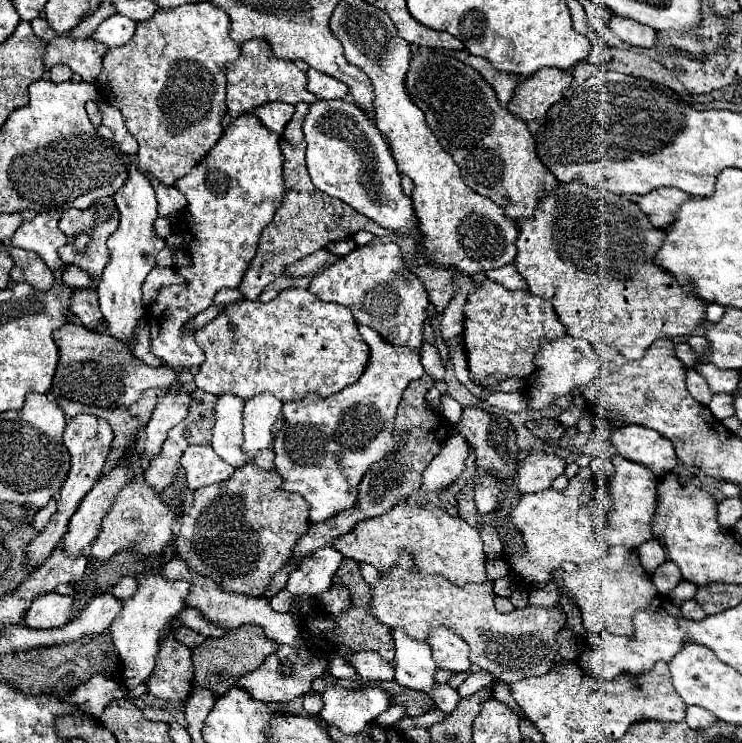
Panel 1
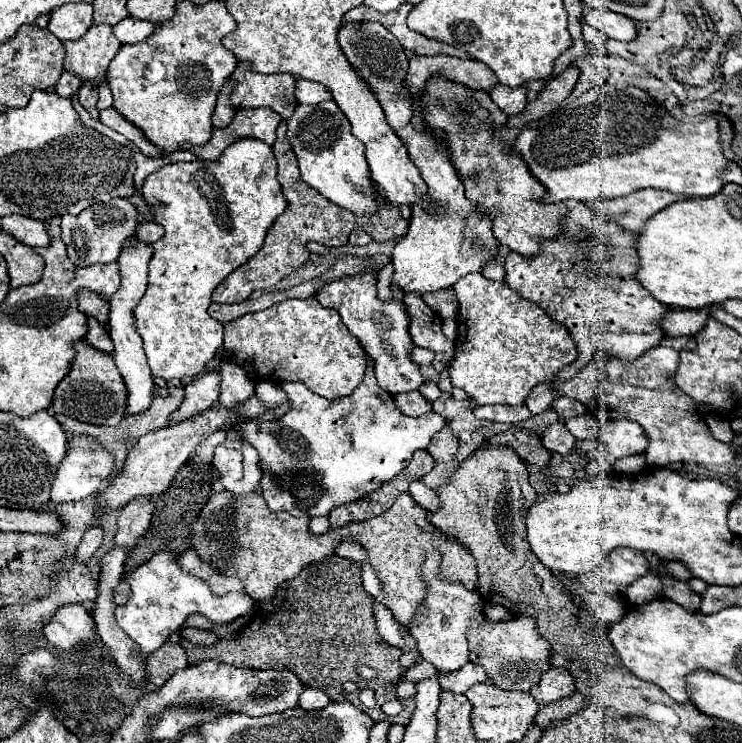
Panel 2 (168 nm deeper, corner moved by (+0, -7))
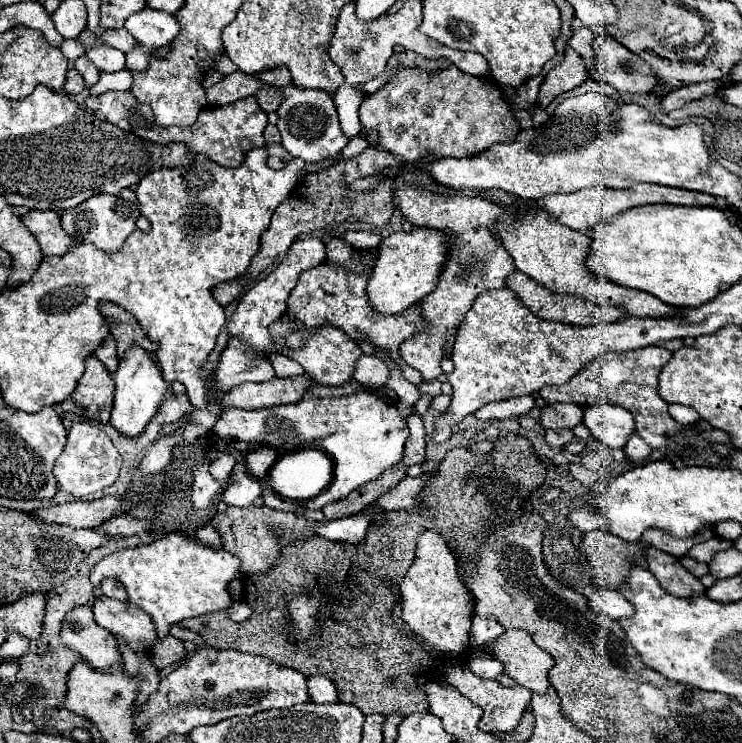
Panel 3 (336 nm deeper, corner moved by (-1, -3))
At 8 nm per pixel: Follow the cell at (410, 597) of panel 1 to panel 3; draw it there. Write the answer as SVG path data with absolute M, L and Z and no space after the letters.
M506 631L498 643L490 643L484 651L502 661L506 665L504 673L518 685L532 693L546 693L550 689L548 671L554 659L534 645L526 631Z

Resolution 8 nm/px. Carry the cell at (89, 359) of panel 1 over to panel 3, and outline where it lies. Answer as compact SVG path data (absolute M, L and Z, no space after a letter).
M92 355L86 359L86 371L76 391L60 405L62 411L76 413L80 417L108 423L110 407L114 403L114 381L106 367Z

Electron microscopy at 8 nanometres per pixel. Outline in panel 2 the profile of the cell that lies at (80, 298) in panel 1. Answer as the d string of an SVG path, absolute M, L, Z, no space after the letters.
M87 317L87 327L89 327L89 331L87 331L85 341L87 341L91 347L95 347L95 349L101 349L101 351L111 353L111 351L113 351L113 341L109 339L107 329L105 329L95 317Z

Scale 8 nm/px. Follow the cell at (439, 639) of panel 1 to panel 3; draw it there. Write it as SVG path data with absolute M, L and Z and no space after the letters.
M428 531L426 535L422 535L422 539L418 539L418 559L414 559L414 567L410 567L410 571L402 579L400 593L404 599L402 619L428 645L438 651L454 653L462 653L470 647L468 639L474 617L474 597L462 583L458 583L454 555L446 551L446 543L442 543L438 535L430 535Z

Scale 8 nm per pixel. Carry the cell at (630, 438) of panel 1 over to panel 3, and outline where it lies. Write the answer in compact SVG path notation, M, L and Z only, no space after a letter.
M618 405L584 407L582 423L608 447L624 447L634 433L634 417Z

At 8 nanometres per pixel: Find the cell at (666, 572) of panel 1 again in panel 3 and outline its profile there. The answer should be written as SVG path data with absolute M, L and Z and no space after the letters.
M684 555L684 557L680 557L678 559L692 575L696 575L696 577L704 577L704 575L708 575L710 571L708 571L708 565L706 563L700 563L700 561L696 561L696 559L692 559L692 557L688 557L688 555Z

